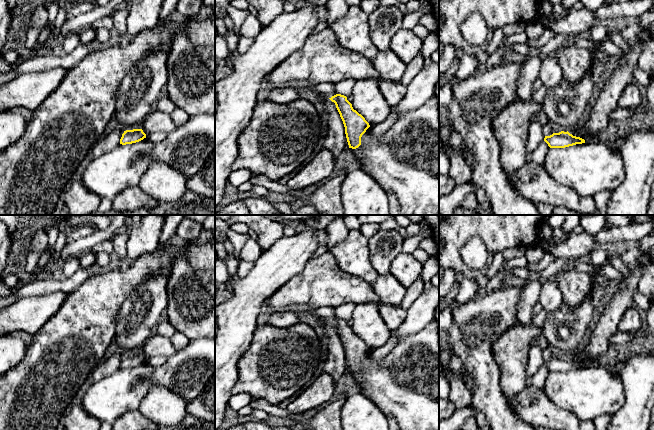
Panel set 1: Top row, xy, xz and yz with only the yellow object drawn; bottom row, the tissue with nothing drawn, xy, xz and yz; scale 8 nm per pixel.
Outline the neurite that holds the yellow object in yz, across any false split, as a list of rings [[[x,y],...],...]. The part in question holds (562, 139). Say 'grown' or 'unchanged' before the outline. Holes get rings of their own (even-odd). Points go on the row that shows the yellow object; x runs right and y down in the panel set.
unchanged; [[[561,131],[559,133],[553,133],[550,136],[545,136],[544,141],[550,148],[565,148],[576,144],[585,143],[584,139],[573,136],[568,131]]]

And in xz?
unchanged; [[[336,94],[329,98],[335,103],[345,127],[345,134],[349,148],[356,149],[361,145],[361,137],[370,127],[365,118],[353,109],[347,97]]]

